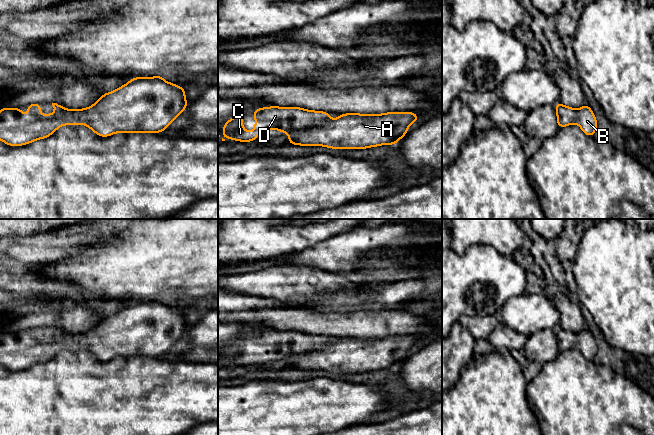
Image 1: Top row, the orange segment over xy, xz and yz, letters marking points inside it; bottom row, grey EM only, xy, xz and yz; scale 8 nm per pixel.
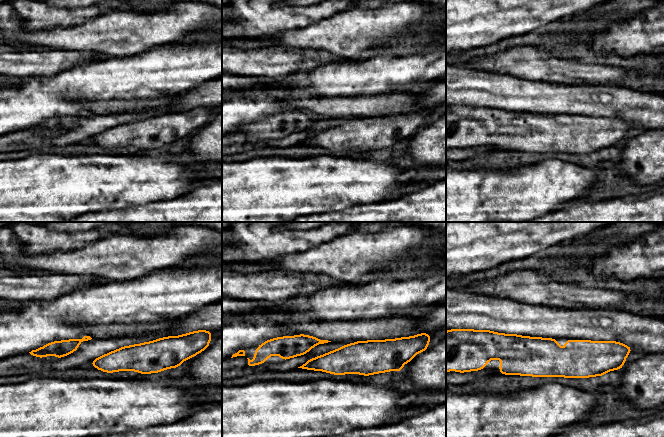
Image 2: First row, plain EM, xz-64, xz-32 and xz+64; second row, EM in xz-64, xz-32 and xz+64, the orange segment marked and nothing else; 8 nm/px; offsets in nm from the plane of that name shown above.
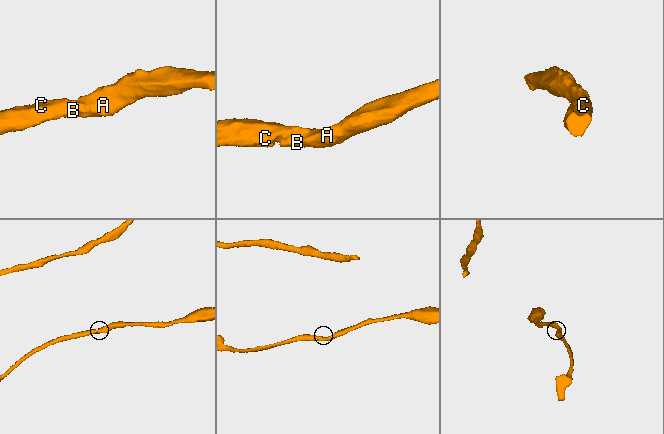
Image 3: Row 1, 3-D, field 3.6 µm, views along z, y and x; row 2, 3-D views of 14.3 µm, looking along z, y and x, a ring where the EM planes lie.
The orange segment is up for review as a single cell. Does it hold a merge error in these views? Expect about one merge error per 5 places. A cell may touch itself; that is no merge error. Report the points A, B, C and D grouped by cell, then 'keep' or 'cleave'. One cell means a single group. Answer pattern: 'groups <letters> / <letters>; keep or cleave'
groups A B C D; keep

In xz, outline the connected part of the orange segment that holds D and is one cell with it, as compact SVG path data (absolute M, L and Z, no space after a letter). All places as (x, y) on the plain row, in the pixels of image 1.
M263 331L252 336L255 341L255 352L252 356L246 355L243 349L243 340L236 339L223 349L222 365L226 362L240 366L257 364L257 361L266 353L279 354L288 358L289 368L301 370L324 370L333 373L366 373L385 368L394 369L407 358L408 351L419 340L413 336L387 336L383 338L339 338L335 344L324 335L306 334L301 331Z

